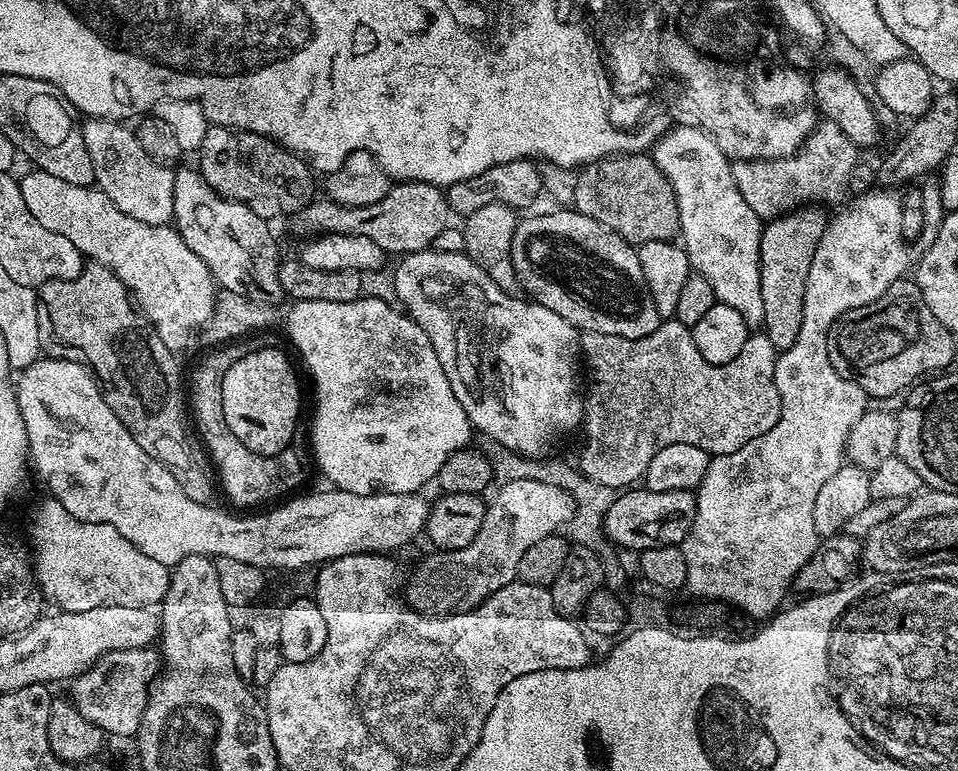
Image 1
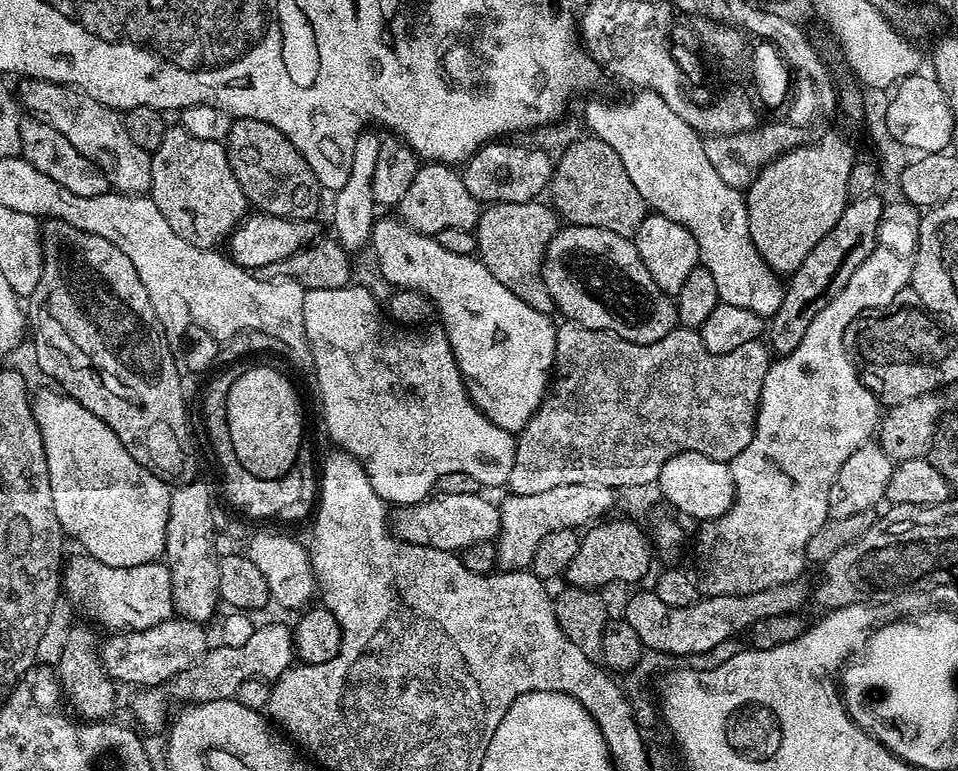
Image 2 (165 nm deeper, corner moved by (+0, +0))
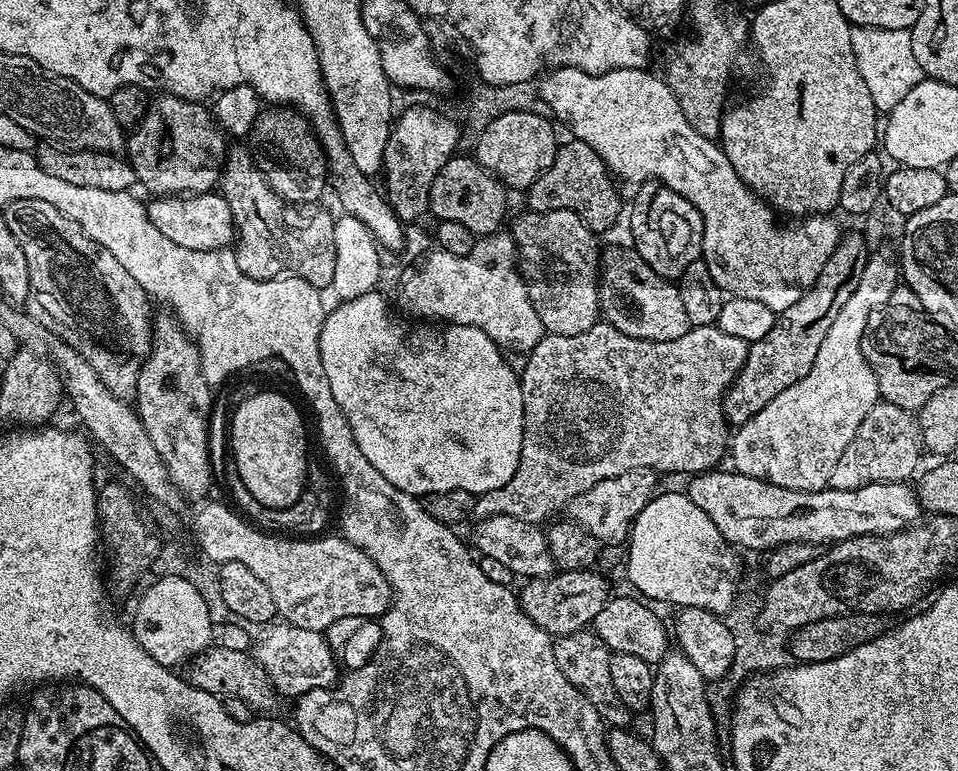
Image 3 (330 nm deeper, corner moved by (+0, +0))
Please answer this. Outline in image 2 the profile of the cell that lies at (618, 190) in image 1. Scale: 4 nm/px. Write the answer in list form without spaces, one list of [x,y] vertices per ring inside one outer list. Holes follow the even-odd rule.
[[[584,134],[581,140],[576,140],[564,153],[560,160],[555,161],[552,170],[552,182],[550,185],[550,196],[552,192],[551,207],[555,208],[561,217],[565,216],[568,224],[578,226],[598,226],[602,230],[614,230],[614,234],[622,234],[629,238],[635,237],[638,226],[642,226],[645,216],[649,215],[648,204],[638,194],[634,182],[630,182],[630,174],[626,174],[626,166],[622,166],[622,158],[606,146],[598,137]]]

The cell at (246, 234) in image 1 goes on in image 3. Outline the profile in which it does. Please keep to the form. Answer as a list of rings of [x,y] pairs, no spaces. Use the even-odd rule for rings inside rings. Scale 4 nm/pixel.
[[[160,94],[149,103],[148,112],[126,140],[126,159],[132,165],[139,187],[149,188],[156,196],[211,192],[219,185],[220,170],[226,155],[225,133],[203,103]]]

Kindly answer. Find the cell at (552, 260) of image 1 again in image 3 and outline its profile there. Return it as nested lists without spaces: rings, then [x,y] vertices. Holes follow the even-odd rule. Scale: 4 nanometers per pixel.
[[[631,247],[612,248],[603,253],[600,265],[600,315],[622,334],[654,342],[670,342],[682,338],[690,327],[686,309],[682,306],[680,289],[673,281],[665,280]]]

